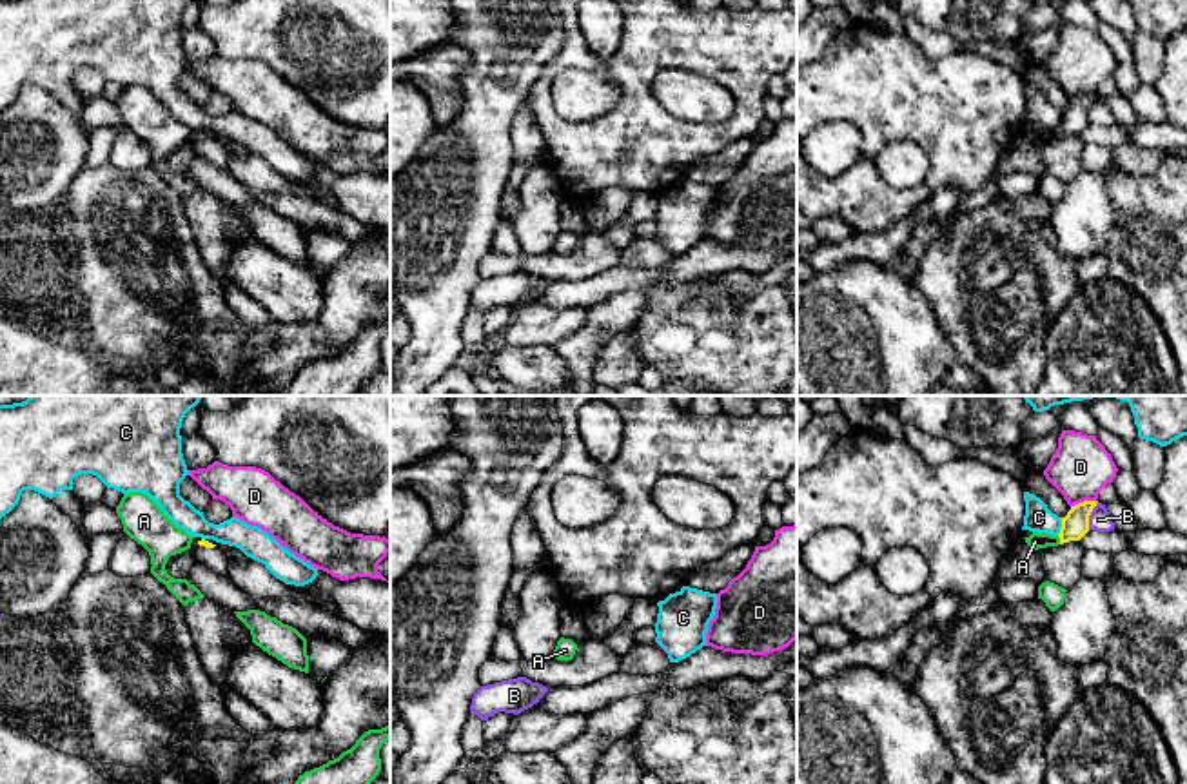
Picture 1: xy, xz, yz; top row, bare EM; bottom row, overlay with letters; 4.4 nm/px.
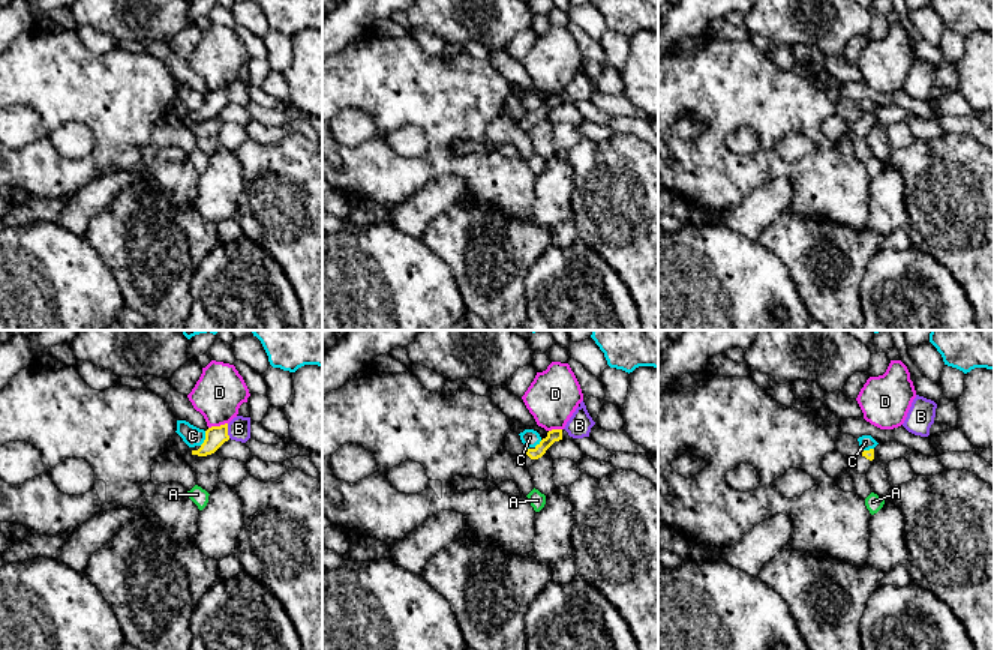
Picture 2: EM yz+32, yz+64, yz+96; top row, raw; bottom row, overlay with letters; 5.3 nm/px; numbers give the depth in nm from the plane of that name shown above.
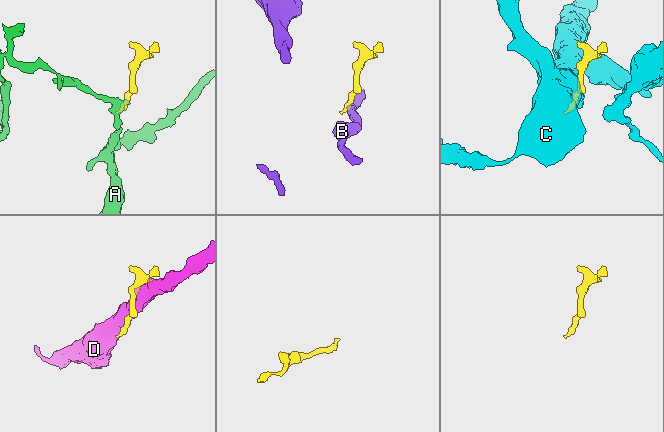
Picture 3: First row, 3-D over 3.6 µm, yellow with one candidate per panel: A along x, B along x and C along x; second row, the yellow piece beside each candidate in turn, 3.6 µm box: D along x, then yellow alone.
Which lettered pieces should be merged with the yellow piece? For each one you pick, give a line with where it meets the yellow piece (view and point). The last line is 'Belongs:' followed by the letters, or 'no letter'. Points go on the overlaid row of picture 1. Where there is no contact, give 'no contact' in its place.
Belongs: no letter

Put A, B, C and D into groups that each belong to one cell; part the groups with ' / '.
A / B / C / D

